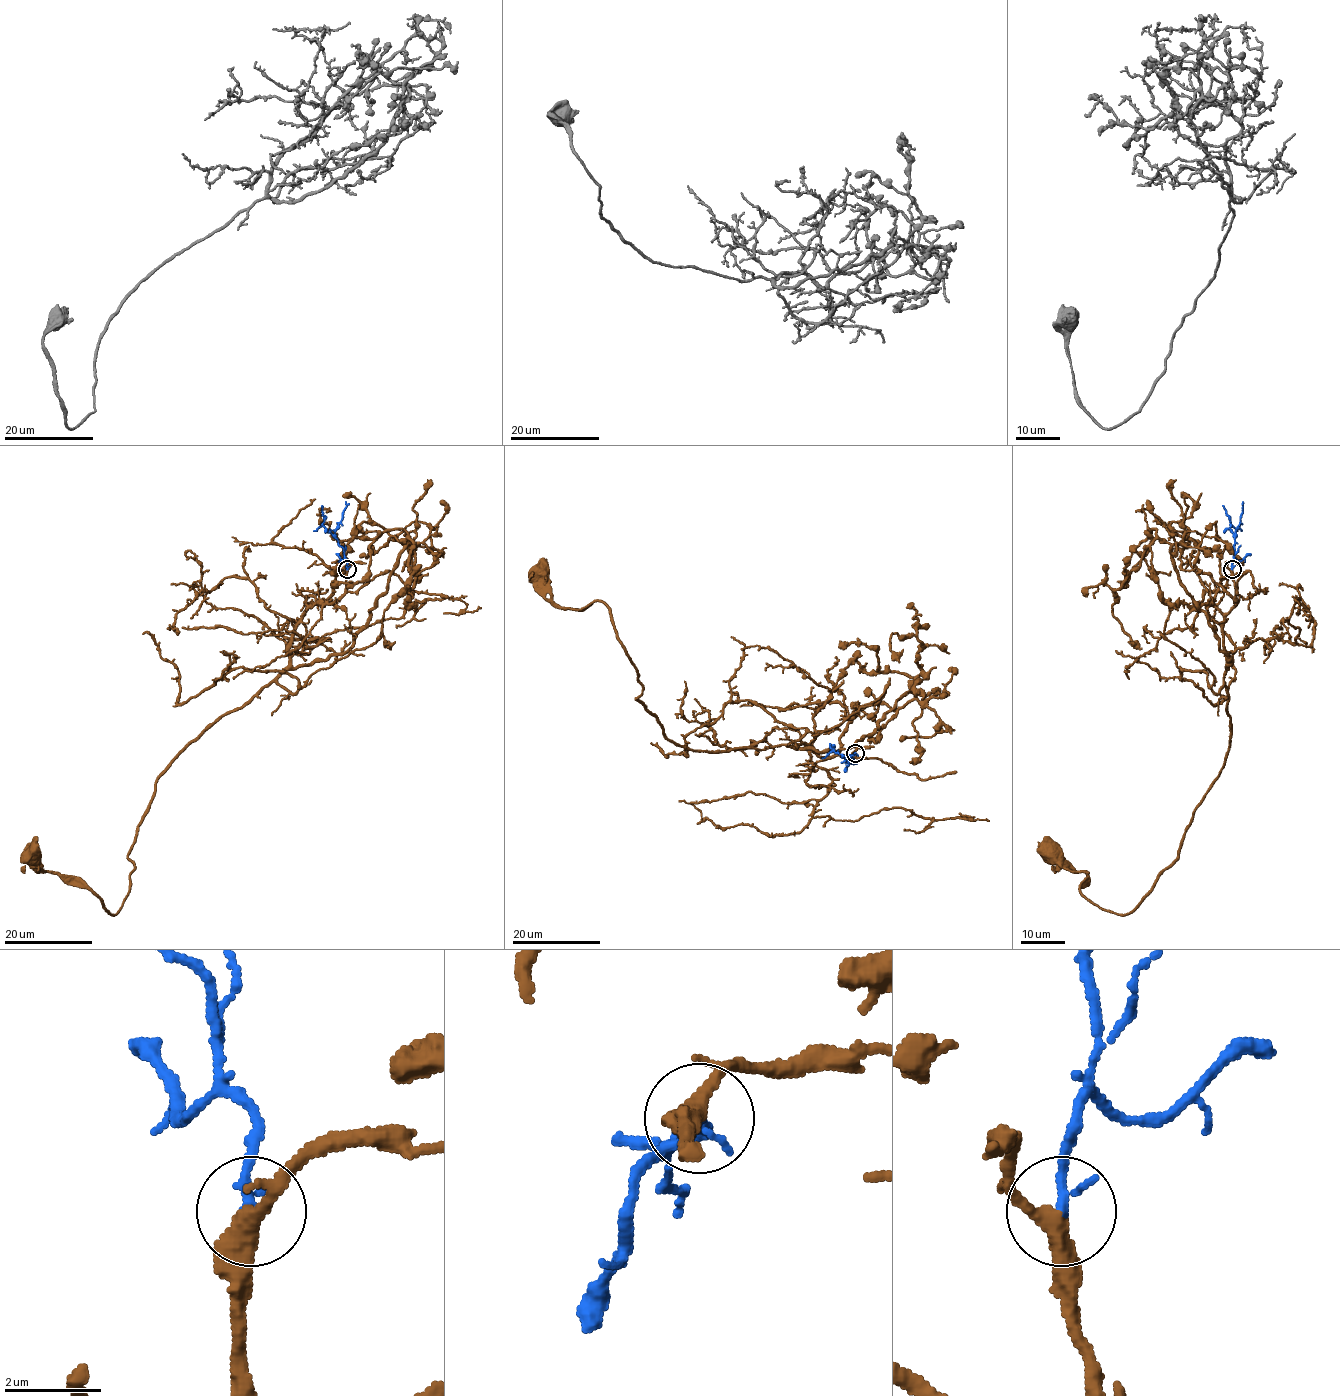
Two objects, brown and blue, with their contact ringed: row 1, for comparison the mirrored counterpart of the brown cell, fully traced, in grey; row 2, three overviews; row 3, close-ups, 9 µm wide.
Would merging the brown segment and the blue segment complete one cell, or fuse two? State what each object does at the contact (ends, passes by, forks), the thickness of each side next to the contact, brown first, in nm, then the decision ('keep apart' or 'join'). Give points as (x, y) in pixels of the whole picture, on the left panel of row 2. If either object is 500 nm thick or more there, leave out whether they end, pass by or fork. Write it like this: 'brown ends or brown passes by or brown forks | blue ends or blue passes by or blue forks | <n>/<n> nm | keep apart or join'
brown passes by | blue ends | 400/200 nm | join

